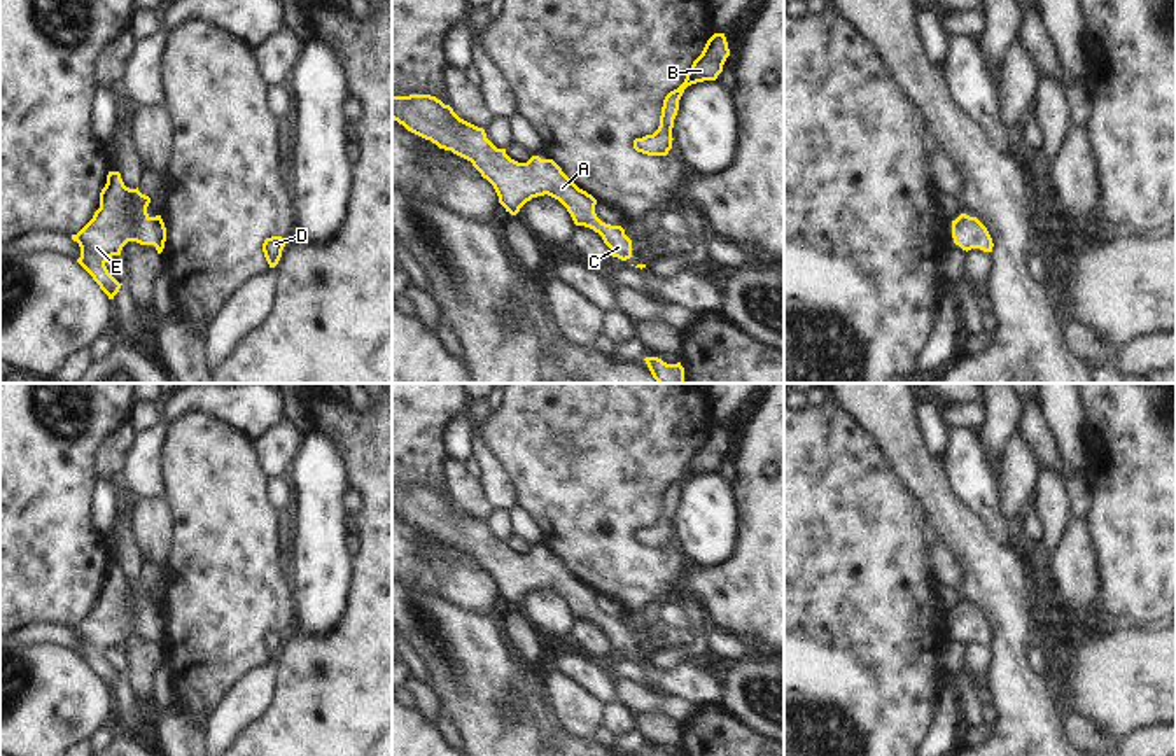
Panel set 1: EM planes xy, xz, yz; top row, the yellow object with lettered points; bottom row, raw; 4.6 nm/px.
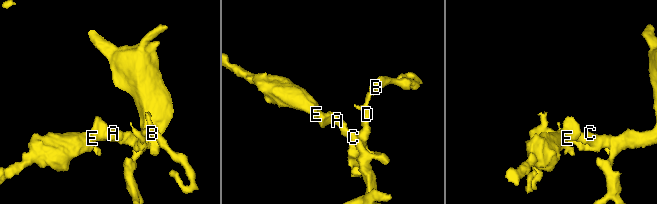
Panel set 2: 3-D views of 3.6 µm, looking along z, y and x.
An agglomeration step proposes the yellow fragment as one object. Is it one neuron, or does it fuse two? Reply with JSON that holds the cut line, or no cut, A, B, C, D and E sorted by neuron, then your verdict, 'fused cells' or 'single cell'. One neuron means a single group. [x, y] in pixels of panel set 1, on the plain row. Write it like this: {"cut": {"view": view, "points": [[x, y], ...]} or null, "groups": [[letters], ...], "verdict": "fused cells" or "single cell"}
{"cut": null, "groups": [["A", "B", "C", "D", "E"]], "verdict": "single cell"}

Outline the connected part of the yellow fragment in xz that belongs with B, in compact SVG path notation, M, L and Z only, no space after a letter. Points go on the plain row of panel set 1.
M714 425L702 446L693 453L691 460L686 466L684 474L670 483L662 499L660 518L653 527L646 527L642 530L634 532L634 541L637 544L648 548L667 548L672 541L672 520L674 511L679 502L679 492L684 481L691 476L704 474L704 472L716 472L718 467L723 464L723 457L730 448L728 434L724 425Z

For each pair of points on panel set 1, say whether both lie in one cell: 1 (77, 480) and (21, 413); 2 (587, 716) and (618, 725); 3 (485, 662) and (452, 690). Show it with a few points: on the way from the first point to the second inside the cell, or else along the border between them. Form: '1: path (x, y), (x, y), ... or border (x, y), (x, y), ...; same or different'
1: path (60, 464), (27, 431); same
2: border (602, 706), (599, 725); different
3: path (476, 665), (461, 681); same

